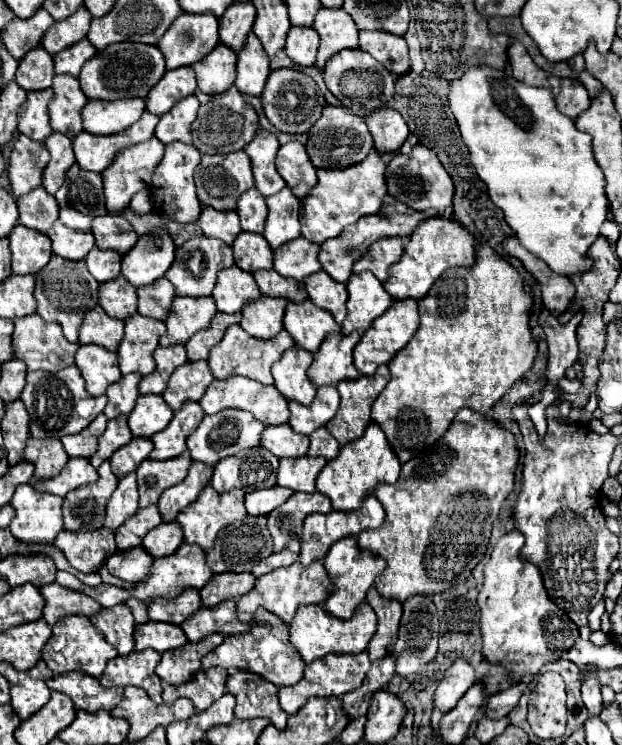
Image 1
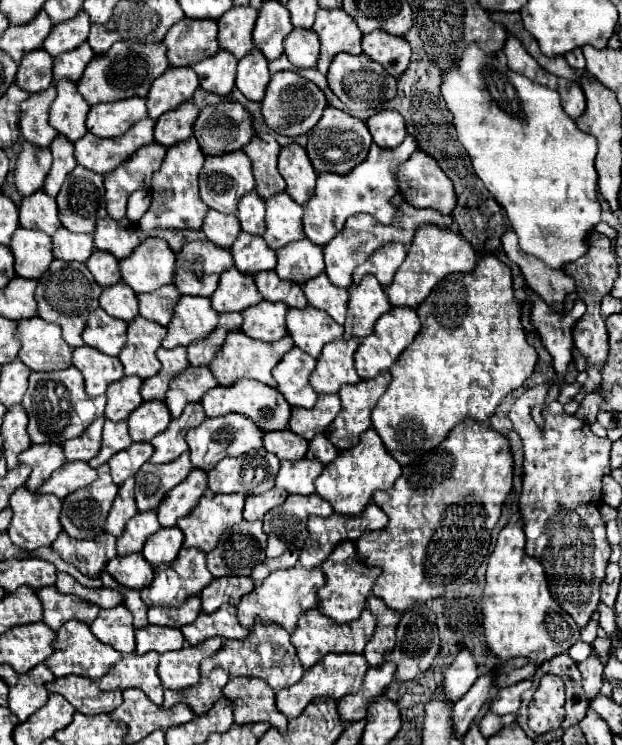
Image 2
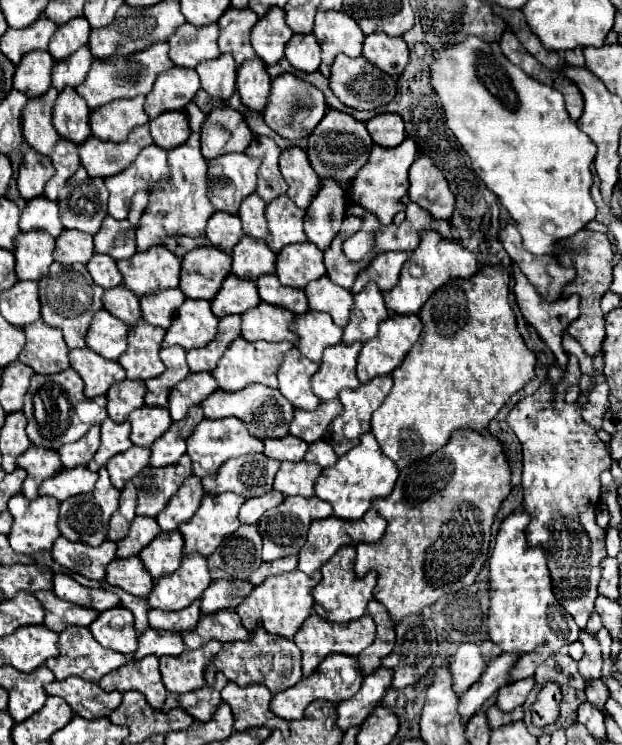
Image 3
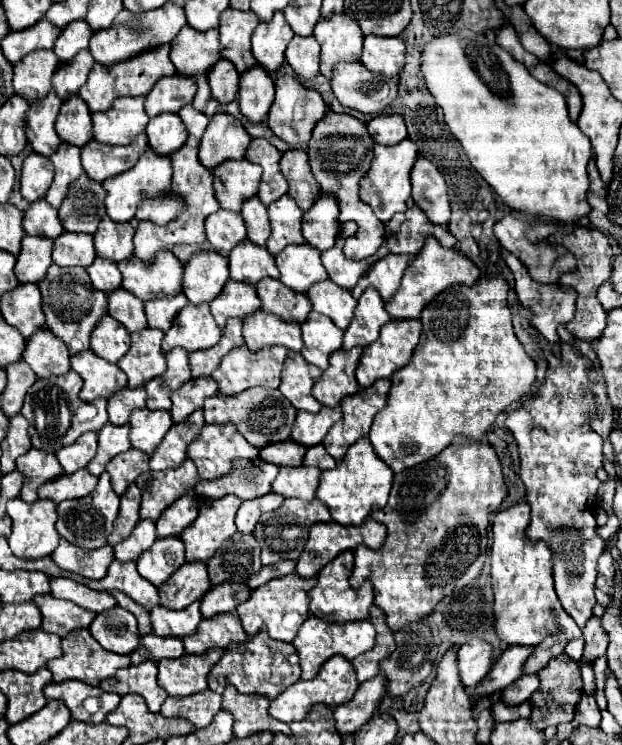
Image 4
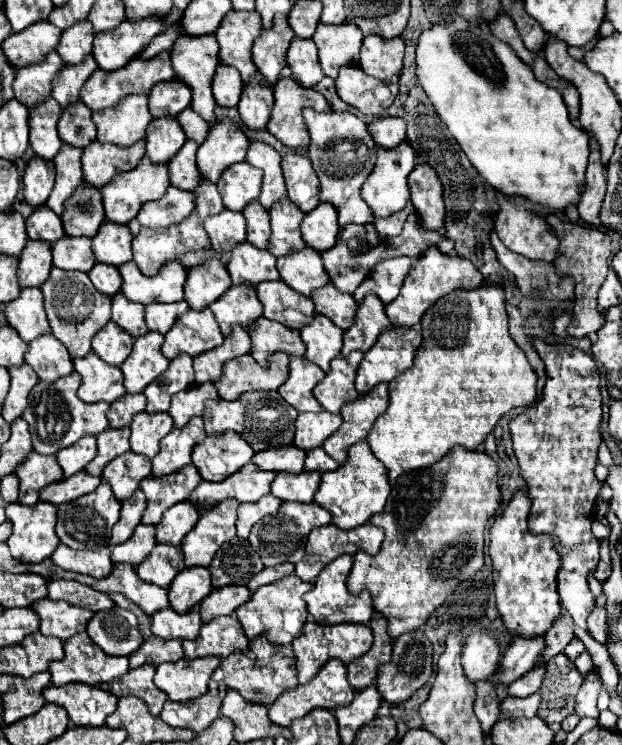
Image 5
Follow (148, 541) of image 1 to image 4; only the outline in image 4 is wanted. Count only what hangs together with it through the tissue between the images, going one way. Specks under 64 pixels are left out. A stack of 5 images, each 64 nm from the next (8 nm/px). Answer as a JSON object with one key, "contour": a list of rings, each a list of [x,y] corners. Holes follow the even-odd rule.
{"contour":[[[156,540],[138,560],[138,572],[154,586],[162,586],[184,564],[182,540]]]}

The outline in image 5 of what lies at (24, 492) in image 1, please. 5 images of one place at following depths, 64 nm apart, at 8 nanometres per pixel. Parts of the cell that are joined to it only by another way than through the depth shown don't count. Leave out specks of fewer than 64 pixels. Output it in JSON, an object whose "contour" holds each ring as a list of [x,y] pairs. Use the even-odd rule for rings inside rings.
{"contour":[[[12,502],[6,508],[6,516],[12,522],[12,536],[8,546],[12,556],[22,562],[42,562],[52,556],[60,544],[54,526],[56,526],[56,506],[50,502],[38,502],[36,506],[24,506]]]}

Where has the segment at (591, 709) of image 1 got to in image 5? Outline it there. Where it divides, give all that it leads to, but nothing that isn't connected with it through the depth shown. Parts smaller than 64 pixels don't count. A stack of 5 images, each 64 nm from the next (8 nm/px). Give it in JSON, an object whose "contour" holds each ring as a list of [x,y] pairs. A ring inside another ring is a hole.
{"contour":[[[596,606],[592,610],[592,614],[588,616],[588,628],[586,630],[602,646],[604,646],[604,628],[606,628],[606,610],[600,608],[600,606]]]}

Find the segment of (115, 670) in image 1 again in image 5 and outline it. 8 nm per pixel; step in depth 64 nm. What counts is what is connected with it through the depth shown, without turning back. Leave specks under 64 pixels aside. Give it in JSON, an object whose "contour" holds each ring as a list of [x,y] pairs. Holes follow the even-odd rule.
{"contour":[[[144,664],[140,668],[128,670],[124,676],[104,682],[100,684],[102,690],[122,698],[122,696],[138,696],[146,702],[150,714],[158,716],[164,702],[168,700],[168,696],[164,696],[164,692],[160,692],[160,688],[156,688],[156,684],[152,682],[156,668],[152,664]]]}

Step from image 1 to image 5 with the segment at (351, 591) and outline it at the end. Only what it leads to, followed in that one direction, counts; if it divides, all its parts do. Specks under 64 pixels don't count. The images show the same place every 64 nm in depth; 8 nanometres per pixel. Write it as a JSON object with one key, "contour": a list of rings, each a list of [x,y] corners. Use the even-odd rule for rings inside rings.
{"contour":[[[344,554],[336,558],[332,564],[328,564],[320,576],[314,582],[314,588],[304,594],[304,600],[308,604],[308,612],[314,616],[318,624],[340,624],[340,622],[356,622],[356,624],[368,624],[372,620],[372,596],[364,590],[356,596],[352,596],[346,588],[346,578],[352,568],[352,556]]]}

